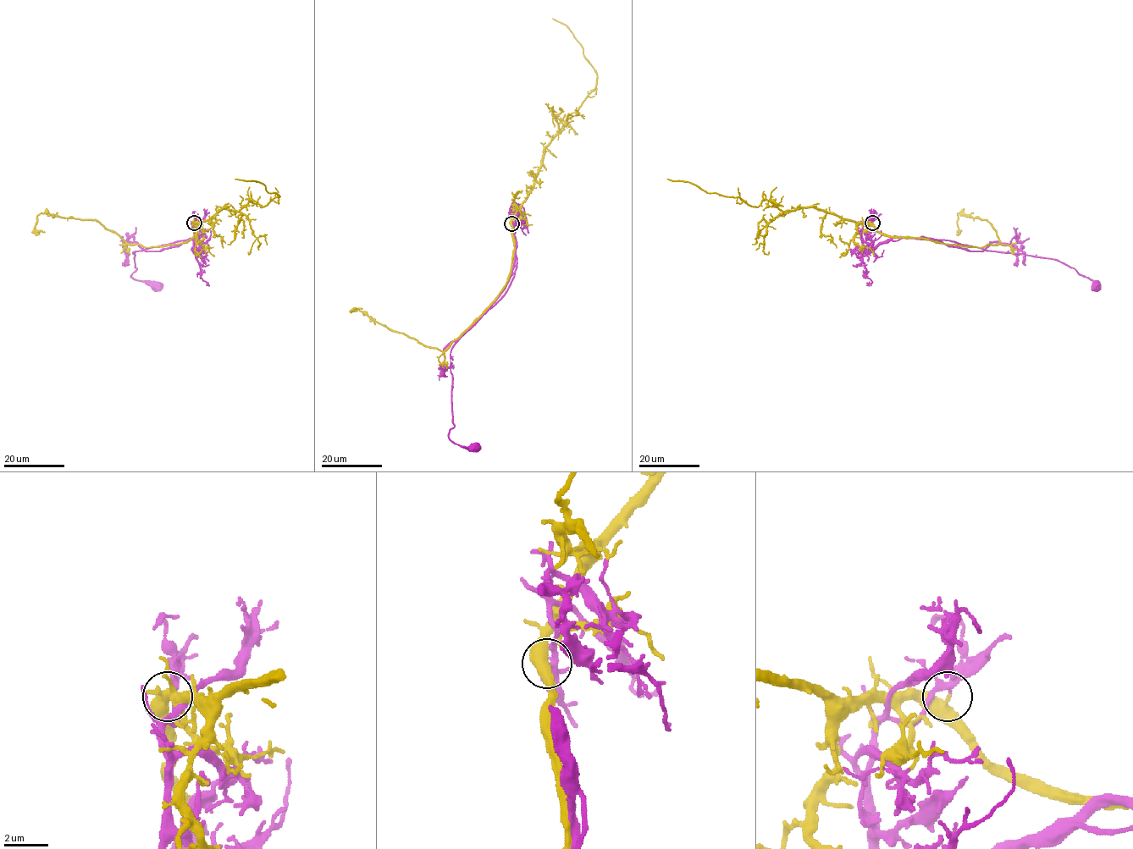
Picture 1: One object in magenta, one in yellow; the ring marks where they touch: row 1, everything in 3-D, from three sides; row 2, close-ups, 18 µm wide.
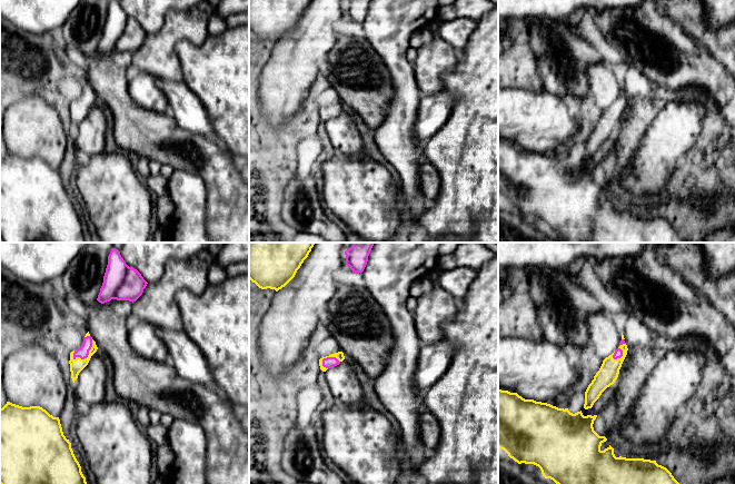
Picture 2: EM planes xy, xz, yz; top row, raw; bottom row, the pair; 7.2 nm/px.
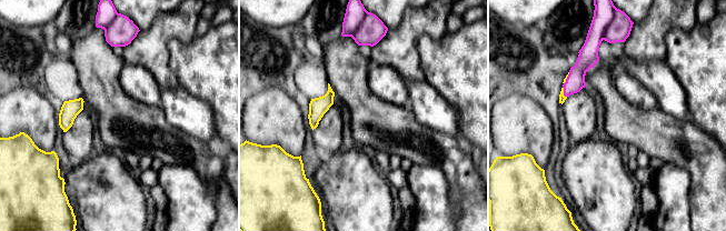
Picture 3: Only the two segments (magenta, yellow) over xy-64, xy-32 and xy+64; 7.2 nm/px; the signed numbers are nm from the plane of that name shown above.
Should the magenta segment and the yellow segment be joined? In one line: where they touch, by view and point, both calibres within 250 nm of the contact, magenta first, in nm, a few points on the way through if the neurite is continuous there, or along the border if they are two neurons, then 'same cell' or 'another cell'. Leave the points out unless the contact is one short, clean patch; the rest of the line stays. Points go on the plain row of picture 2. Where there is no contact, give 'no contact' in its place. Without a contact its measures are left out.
meets magenta in xy at (88, 105); 80 nm thick on the magenta side, 100 nm on the other; another cell

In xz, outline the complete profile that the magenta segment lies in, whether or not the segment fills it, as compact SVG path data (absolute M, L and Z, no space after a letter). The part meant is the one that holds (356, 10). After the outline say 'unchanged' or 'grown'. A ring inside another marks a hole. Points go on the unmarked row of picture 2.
M347 0L345 2L346 16L350 18L352 24L364 22L370 2L371 0Z; unchanged

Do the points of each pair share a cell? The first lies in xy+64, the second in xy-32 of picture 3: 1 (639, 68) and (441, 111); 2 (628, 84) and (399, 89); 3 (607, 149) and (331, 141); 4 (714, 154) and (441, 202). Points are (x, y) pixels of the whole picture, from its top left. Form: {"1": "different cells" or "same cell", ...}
{"1": "same cell", "2": "same cell", "3": "different cells", "4": "different cells"}

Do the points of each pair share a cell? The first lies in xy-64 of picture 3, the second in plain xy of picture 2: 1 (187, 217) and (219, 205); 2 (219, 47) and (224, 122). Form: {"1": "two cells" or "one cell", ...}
{"1": "two cells", "2": "one cell"}

